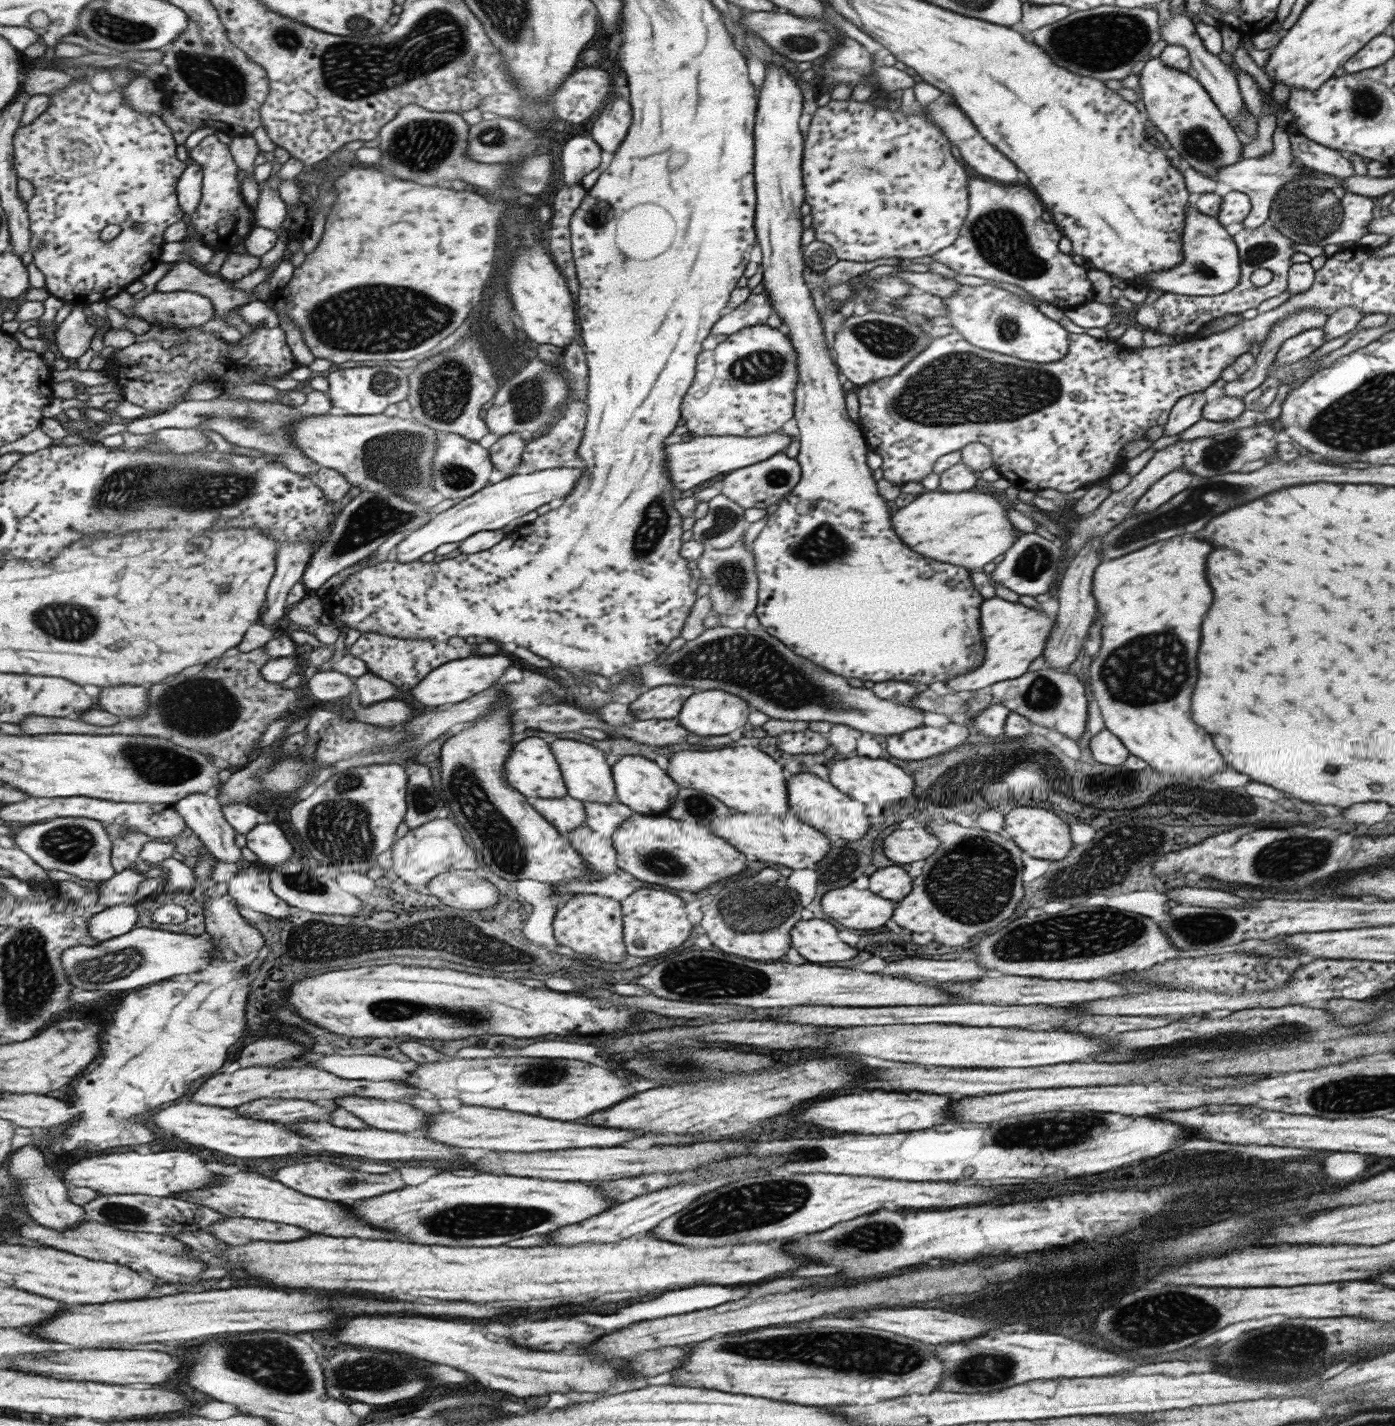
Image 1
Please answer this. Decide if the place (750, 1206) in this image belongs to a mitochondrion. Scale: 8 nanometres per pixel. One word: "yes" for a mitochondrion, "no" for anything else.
yes

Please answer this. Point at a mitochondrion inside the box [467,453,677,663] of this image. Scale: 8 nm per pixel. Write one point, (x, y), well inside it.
(651, 528)

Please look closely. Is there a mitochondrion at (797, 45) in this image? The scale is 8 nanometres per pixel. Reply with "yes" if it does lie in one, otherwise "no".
yes

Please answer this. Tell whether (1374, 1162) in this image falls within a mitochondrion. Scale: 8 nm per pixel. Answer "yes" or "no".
no

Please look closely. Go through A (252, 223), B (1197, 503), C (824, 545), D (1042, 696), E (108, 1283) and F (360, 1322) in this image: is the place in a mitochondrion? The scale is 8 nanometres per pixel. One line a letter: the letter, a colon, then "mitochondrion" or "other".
A: other
B: mitochondrion
C: mitochondrion
D: mitochondrion
E: other
F: other

